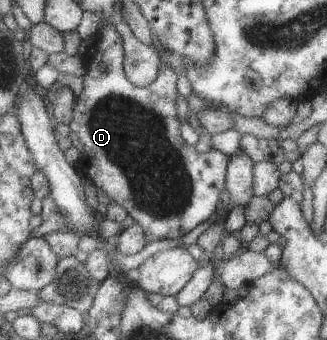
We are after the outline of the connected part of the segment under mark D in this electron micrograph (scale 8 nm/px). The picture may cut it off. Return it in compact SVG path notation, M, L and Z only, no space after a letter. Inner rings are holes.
M103 24L101 31L94 40L94 44L90 46L91 52L88 52L81 61L81 66L84 68L83 76L83 90L81 94L76 98L76 108L74 108L74 120L68 124L71 129L68 136L73 142L73 146L79 150L80 157L76 162L76 167L80 169L80 173L91 180L91 183L96 187L102 189L106 195L112 198L112 203L115 202L119 206L125 207L130 212L131 220L137 221L141 226L144 226L146 234L148 234L148 240L175 240L180 239L182 236L186 236L188 232L192 232L198 224L202 224L204 220L208 220L212 214L217 210L220 203L220 196L222 196L222 190L227 186L228 166L230 163L230 157L226 156L224 152L219 152L214 148L208 153L200 153L196 148L186 140L184 140L181 133L181 120L178 117L178 106L176 100L180 95L178 84L179 76L174 72L174 68L166 62L161 64L161 72L158 79L150 86L139 86L133 84L127 76L125 70L125 48L124 38L119 34L119 31L112 25Z

